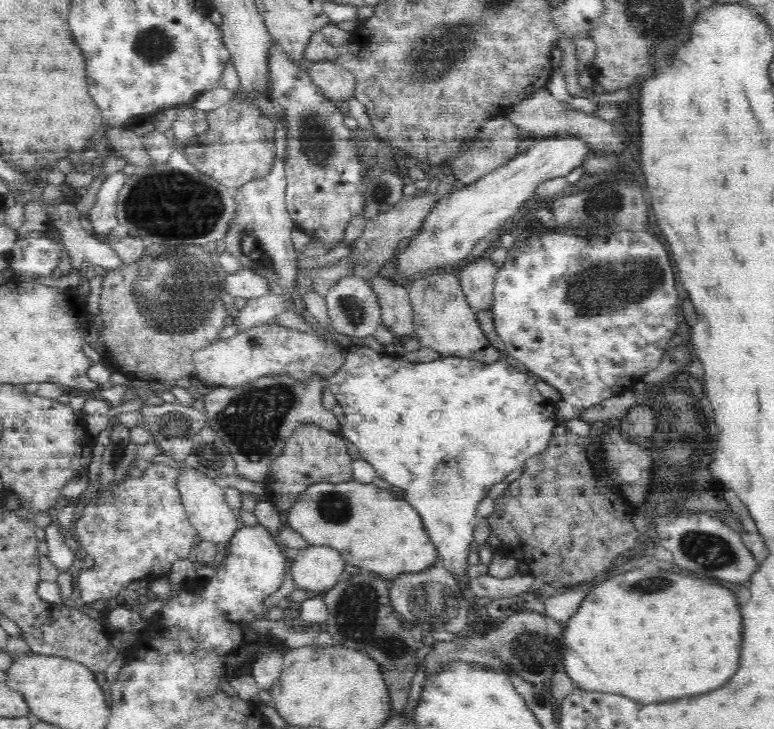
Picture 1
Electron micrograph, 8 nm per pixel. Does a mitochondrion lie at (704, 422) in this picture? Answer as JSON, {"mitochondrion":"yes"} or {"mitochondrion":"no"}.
{"mitochondrion":"no"}

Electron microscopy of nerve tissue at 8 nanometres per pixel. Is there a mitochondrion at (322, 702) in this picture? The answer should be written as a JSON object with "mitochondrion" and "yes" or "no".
{"mitochondrion":"no"}

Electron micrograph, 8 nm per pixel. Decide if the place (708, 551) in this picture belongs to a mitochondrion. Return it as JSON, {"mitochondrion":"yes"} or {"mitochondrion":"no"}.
{"mitochondrion":"yes"}

